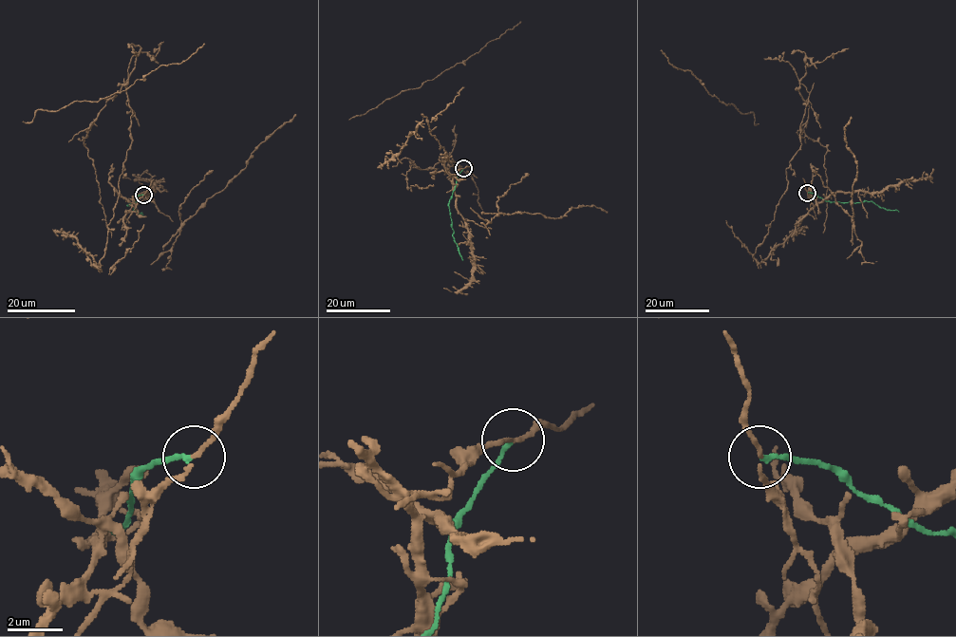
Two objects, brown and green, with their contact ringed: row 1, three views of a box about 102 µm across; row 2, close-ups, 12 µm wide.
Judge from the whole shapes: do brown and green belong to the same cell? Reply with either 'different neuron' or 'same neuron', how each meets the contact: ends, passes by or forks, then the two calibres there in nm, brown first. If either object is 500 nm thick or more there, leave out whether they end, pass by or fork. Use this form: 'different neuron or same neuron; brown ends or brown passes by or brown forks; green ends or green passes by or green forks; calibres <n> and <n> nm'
different neuron; brown passes by; green ends; calibres 130 and 150 nm

